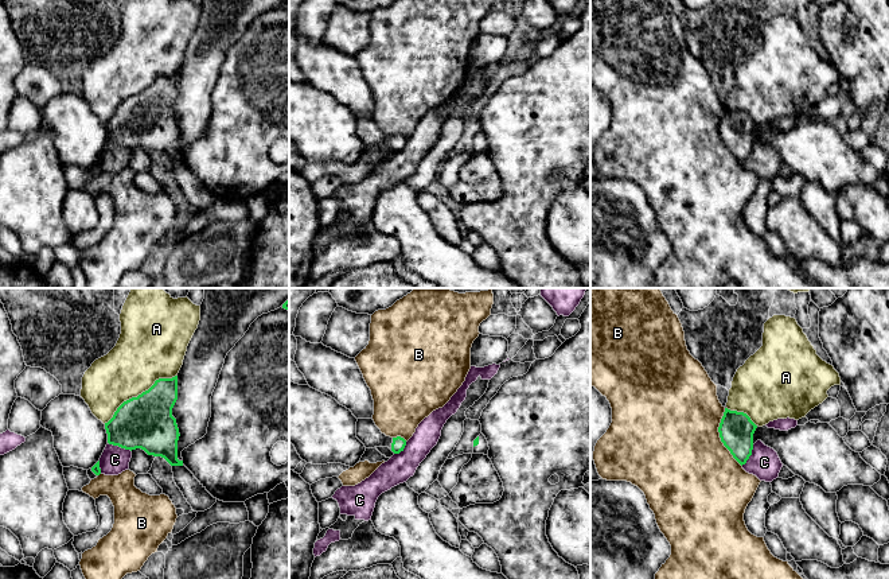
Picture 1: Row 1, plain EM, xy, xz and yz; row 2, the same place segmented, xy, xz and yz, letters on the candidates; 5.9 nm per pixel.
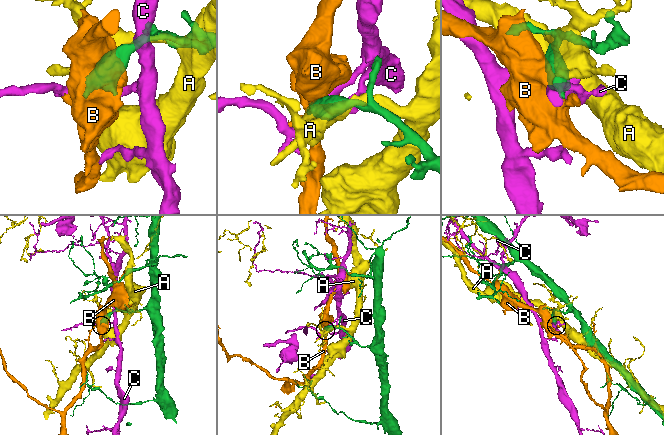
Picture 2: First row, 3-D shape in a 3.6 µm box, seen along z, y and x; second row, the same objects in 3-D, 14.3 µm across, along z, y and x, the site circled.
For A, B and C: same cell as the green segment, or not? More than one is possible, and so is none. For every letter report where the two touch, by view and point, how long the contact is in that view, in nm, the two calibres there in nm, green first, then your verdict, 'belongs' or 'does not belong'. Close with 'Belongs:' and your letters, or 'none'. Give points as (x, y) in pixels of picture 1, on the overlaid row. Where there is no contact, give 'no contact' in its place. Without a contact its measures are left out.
A: xy (139, 395) | 550 nm | 320/340 nm | does not belong
B: yz (720, 436) | 360 nm | 220/500 nm | does not belong
C: xy (120, 446) | 160 nm | 320/160 nm | does not belong
Belongs: none

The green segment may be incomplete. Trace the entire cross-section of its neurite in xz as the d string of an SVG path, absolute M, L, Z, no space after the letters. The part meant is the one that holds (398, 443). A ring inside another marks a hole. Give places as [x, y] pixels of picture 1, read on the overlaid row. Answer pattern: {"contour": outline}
{"contour": "M358 419L356 438L366 448L389 447L394 454L399 454L406 446L406 440L403 438L390 438L382 434L373 419Z"}

